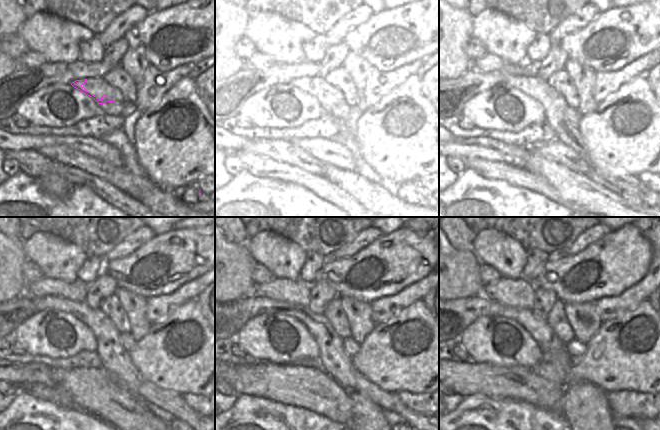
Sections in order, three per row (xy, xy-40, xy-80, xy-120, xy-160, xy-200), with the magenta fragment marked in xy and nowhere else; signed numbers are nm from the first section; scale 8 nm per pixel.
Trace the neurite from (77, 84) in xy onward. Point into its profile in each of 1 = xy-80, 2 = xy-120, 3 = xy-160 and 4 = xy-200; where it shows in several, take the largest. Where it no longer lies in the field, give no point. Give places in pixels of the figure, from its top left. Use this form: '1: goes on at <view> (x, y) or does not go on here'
1: goes on at xy-80 (554, 106)
2: goes on at xy-120 (115, 360)
3: goes on at xy-160 (334, 360)
4: goes on at xy-200 (459, 314)

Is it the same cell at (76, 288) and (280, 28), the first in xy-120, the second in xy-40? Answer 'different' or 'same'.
different

